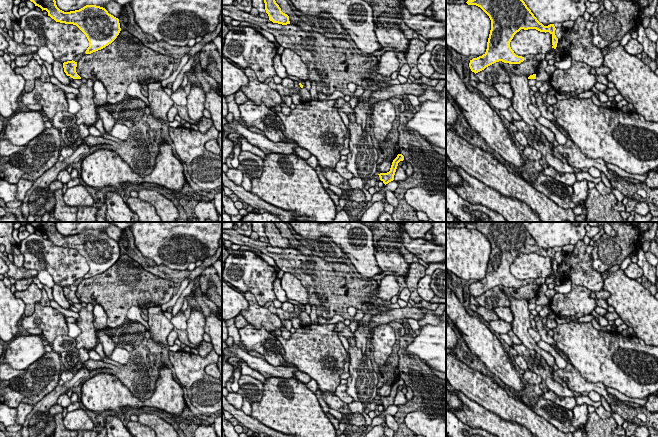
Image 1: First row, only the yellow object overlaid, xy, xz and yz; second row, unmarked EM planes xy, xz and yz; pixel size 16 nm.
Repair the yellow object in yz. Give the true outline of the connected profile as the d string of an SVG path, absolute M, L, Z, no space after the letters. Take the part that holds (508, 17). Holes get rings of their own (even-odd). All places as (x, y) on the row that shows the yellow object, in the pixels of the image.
M468 0L466 3L480 7L491 20L486 52L469 63L475 74L499 61L509 64L523 62L524 57L516 55L510 47L514 35L521 29L549 32L552 48L557 47L554 24L544 26L540 23L523 0Z

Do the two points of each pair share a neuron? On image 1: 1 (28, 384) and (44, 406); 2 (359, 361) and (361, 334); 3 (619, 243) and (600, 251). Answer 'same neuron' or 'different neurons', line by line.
1: different neurons
2: different neurons
3: same neuron

